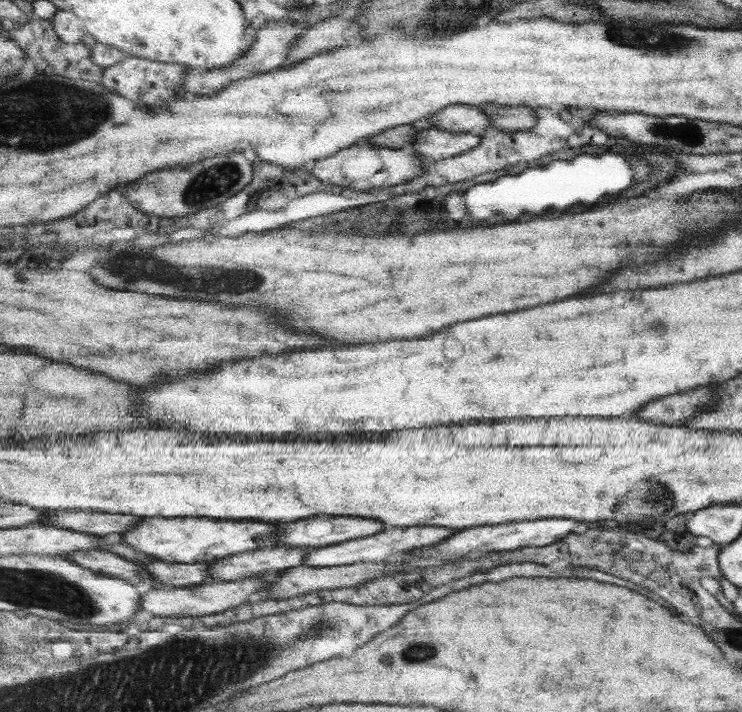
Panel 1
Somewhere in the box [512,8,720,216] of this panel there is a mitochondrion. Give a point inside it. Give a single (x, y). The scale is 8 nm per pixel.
(656, 39)

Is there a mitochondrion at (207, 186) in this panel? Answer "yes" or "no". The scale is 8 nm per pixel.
yes

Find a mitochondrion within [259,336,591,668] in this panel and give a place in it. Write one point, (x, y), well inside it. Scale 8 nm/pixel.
(419, 652)

